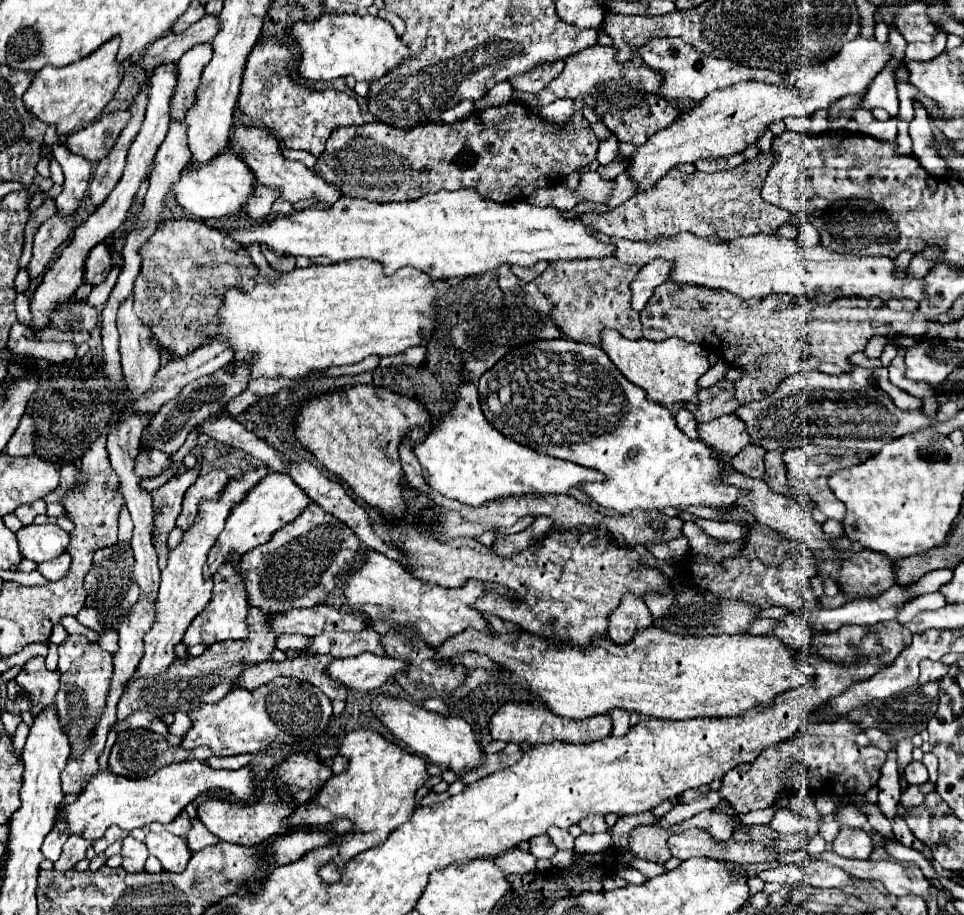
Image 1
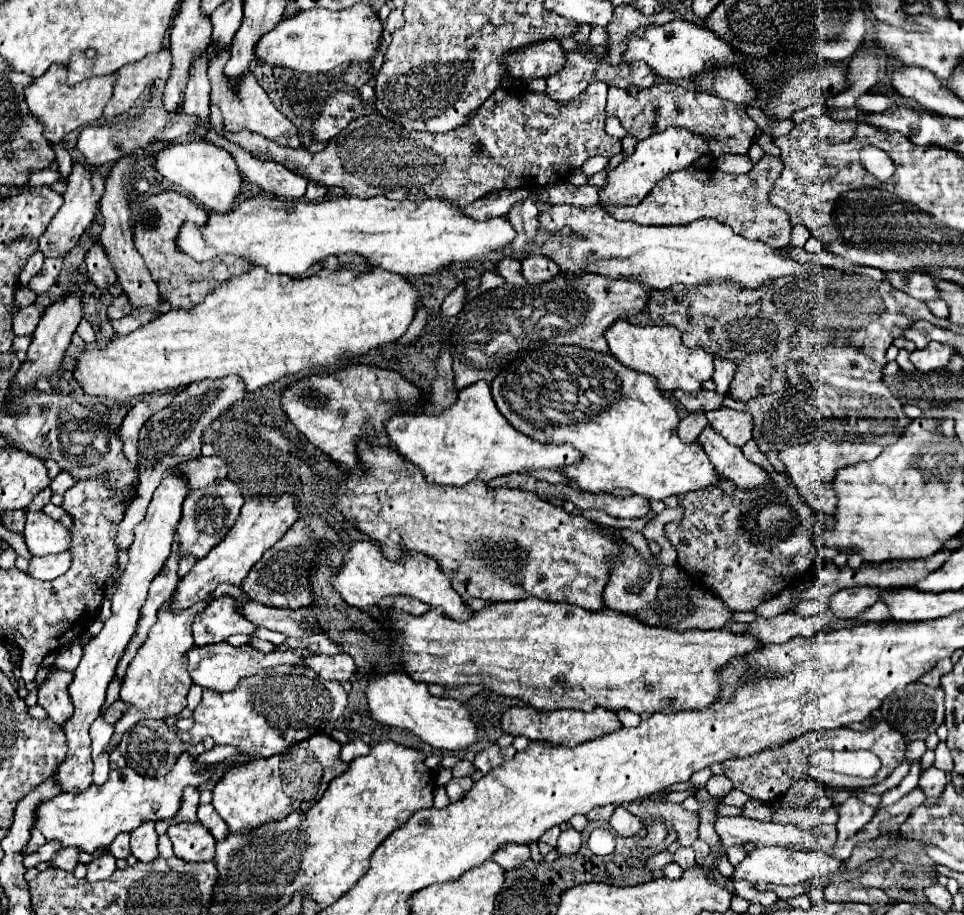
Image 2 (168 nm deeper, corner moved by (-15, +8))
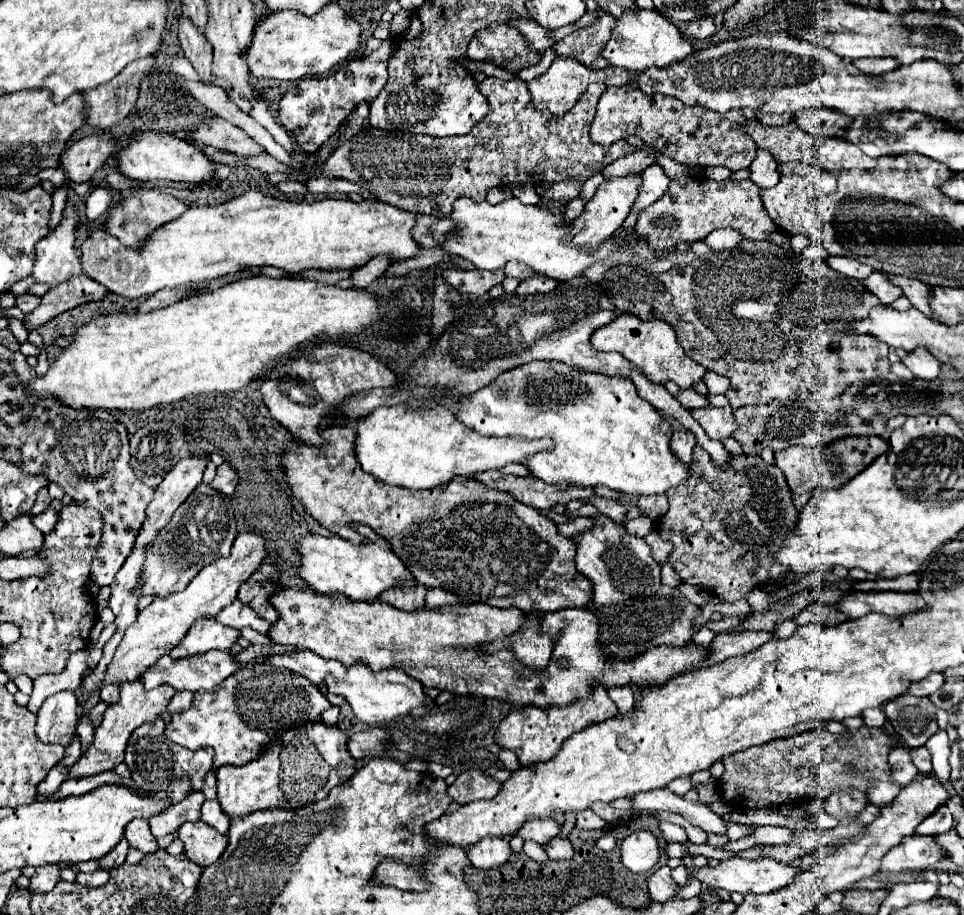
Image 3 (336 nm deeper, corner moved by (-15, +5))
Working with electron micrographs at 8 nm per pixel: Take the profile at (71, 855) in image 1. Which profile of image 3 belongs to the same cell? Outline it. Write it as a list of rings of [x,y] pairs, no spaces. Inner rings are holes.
[[[50,864],[50,866],[40,866],[36,870],[36,874],[30,878],[30,886],[28,890],[40,890],[40,892],[48,892],[56,886],[56,882],[60,880],[60,866],[58,864]]]

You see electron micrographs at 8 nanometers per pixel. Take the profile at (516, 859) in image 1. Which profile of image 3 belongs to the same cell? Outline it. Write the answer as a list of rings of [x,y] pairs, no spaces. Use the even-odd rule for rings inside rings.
[[[484,838],[484,840],[480,840],[480,844],[472,846],[472,850],[468,850],[466,854],[476,868],[490,870],[490,868],[498,868],[504,862],[508,862],[508,858],[512,856],[512,848],[510,848],[508,840]]]

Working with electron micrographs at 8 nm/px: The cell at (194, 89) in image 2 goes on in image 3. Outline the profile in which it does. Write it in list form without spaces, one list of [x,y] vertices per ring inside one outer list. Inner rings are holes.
[[[180,18],[178,38],[180,38],[180,46],[184,50],[184,56],[190,60],[190,64],[198,72],[200,82],[210,84],[210,68],[212,68],[210,42],[186,18]]]

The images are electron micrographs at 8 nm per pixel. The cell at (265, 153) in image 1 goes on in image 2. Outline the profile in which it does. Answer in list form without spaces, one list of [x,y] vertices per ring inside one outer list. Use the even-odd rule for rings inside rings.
[[[220,51],[220,55],[216,55],[216,59],[212,59],[210,67],[208,67],[208,79],[212,83],[212,105],[220,107],[222,117],[224,117],[224,127],[226,131],[238,133],[242,129],[248,129],[252,133],[260,133],[272,141],[276,141],[278,145],[284,147],[300,147],[298,141],[298,131],[294,127],[294,123],[290,119],[286,119],[268,99],[266,91],[258,85],[256,77],[248,71],[242,75],[242,79],[238,79],[236,83],[230,83],[230,79],[224,75],[224,65],[230,59],[230,51]]]

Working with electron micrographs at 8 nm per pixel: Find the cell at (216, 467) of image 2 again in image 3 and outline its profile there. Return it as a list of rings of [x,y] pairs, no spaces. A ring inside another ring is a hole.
[[[224,462],[224,464],[220,464],[216,468],[216,476],[212,480],[212,488],[218,490],[218,492],[222,492],[222,494],[226,494],[226,496],[232,496],[234,488],[236,488],[236,482],[238,482],[236,472]]]

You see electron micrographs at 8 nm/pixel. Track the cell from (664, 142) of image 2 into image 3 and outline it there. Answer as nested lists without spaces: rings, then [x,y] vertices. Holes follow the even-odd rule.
[[[632,172],[622,178],[616,176],[616,178],[604,180],[598,186],[592,200],[586,202],[584,212],[576,218],[576,230],[572,230],[572,238],[576,238],[576,242],[580,242],[580,246],[596,246],[596,242],[604,242],[604,238],[612,236],[624,224],[624,220],[630,212],[630,206],[636,202],[636,198],[640,194],[640,184],[642,184],[640,172]]]

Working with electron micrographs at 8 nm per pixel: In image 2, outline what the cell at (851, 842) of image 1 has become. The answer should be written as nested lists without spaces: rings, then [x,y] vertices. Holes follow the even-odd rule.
[[[850,797],[842,803],[838,803],[836,811],[838,811],[836,829],[838,829],[840,841],[846,841],[854,833],[858,833],[864,827],[864,823],[868,823],[874,815],[874,809],[868,807],[860,797]]]

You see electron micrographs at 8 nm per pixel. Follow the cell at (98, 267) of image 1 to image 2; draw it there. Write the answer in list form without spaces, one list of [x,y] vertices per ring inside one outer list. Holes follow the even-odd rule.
[[[94,243],[90,247],[90,251],[86,253],[84,267],[86,267],[88,283],[96,285],[98,289],[106,289],[116,281],[116,273],[112,271],[112,263],[110,263],[104,247],[100,247],[100,243]]]

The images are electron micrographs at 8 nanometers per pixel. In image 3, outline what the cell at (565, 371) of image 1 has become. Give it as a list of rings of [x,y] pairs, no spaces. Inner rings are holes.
[[[530,362],[500,374],[500,378],[476,394],[460,398],[458,418],[484,436],[524,436],[528,440],[552,438],[556,450],[550,452],[550,458],[528,458],[532,476],[546,484],[580,488],[606,486],[634,496],[656,496],[666,494],[670,488],[678,488],[690,478],[690,468],[670,450],[670,422],[638,396],[634,382],[628,378],[592,374],[564,362]]]

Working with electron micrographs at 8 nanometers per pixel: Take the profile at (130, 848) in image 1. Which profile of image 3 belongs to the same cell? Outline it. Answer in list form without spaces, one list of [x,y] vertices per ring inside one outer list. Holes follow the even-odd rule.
[[[136,818],[132,820],[128,826],[126,826],[126,832],[124,832],[128,844],[136,850],[140,850],[142,854],[154,854],[158,850],[158,844],[156,844],[156,838],[152,836],[150,832],[150,826],[148,826],[148,820],[144,818]]]

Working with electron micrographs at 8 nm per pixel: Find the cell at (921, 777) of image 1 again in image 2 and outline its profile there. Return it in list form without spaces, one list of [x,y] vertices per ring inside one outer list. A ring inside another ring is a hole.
[[[930,767],[930,769],[922,771],[922,775],[920,775],[920,789],[926,795],[924,805],[928,805],[928,807],[938,805],[944,787],[946,787],[946,773],[944,771],[940,771],[936,767]]]

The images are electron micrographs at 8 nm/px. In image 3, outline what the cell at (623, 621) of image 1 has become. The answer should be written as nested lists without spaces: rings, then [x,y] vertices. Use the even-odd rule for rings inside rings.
[[[596,516],[596,526],[576,540],[576,568],[580,574],[588,576],[594,584],[594,606],[604,608],[610,604],[626,602],[640,594],[654,594],[660,582],[660,564],[652,558],[650,546],[636,536],[630,536],[624,526],[614,524],[608,516]]]

